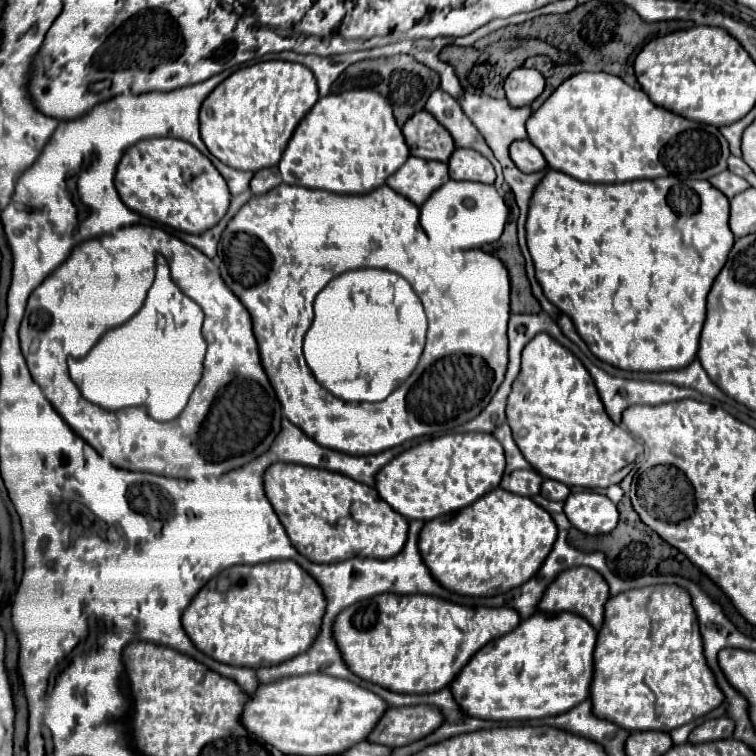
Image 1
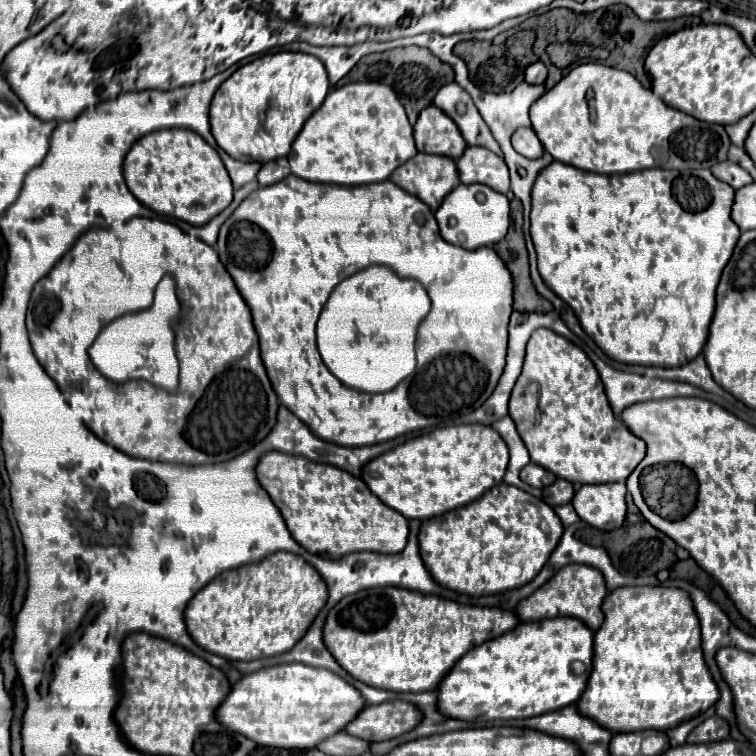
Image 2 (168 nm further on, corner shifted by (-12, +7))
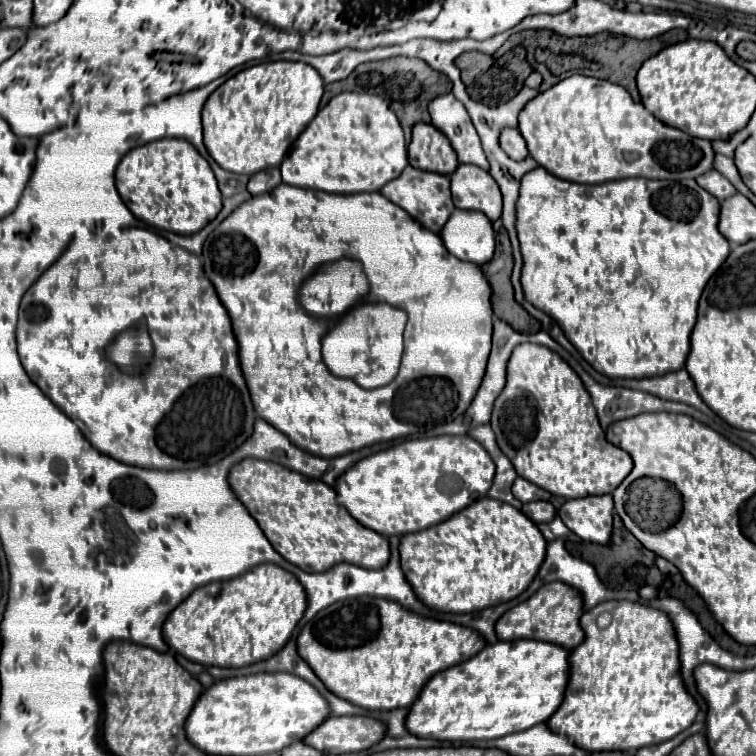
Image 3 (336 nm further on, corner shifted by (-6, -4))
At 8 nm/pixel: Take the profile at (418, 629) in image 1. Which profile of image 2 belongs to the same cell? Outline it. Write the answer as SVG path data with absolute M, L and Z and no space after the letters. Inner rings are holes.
M374 587L364 589L354 595L344 597L334 605L326 617L324 625L324 643L334 655L334 659L354 677L366 685L388 689L388 691L432 691L440 685L440 677L452 669L452 665L484 641L514 629L520 623L514 611L500 607L476 607L460 605L450 599L436 595L422 595L402 587Z

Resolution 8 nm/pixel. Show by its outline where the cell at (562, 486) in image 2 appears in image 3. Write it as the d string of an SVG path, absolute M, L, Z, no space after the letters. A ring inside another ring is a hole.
M530 502L522 506L522 514L528 516L534 524L542 524L542 522L550 522L556 510L550 502Z

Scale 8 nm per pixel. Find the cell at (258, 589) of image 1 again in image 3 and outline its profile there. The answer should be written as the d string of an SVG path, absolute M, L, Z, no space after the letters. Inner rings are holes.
M260 564L246 574L224 580L210 582L196 588L186 600L178 604L178 608L168 614L168 620L162 624L164 642L180 656L198 662L202 666L222 666L222 668L242 668L276 654L282 644L292 636L294 626L302 618L306 610L306 592L302 584L294 578L294 574L286 572L276 564Z

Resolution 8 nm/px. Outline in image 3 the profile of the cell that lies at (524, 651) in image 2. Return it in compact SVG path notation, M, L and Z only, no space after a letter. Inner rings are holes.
M510 640L496 642L482 648L474 658L456 664L444 672L434 674L422 688L418 700L410 706L406 716L406 730L418 738L468 742L468 740L492 740L512 732L522 732L534 724L546 722L564 698L568 684L568 650L540 640Z

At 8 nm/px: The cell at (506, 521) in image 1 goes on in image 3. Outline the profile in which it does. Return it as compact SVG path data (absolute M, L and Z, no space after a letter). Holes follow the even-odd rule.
M480 498L434 528L400 538L400 566L416 598L438 612L470 614L522 594L546 556L546 540L520 510Z

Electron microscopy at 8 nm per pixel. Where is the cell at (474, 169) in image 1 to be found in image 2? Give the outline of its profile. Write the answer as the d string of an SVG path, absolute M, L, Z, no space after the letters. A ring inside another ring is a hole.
M466 147L458 159L458 173L462 183L484 183L500 193L510 189L508 167L502 157L484 147Z

